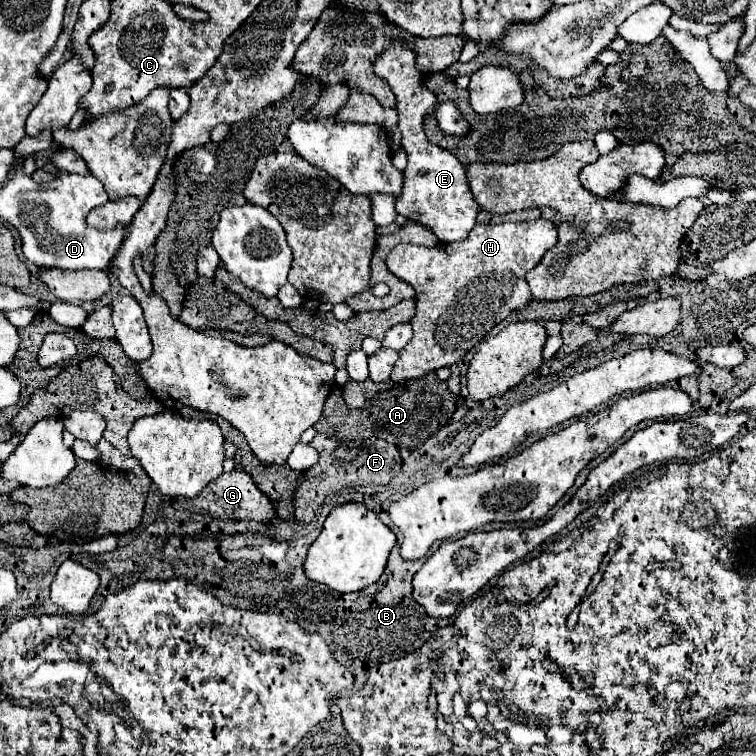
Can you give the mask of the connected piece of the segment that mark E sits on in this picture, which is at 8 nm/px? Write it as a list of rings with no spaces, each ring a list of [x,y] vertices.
[[[391,46],[375,60],[375,74],[385,78],[397,96],[401,146],[407,152],[407,168],[403,192],[397,198],[397,214],[427,226],[441,242],[455,242],[467,238],[477,224],[479,204],[467,184],[467,168],[447,150],[431,144],[423,132],[423,120],[429,110],[437,108],[437,98],[423,86],[423,74],[415,68],[415,54],[405,46]]]

